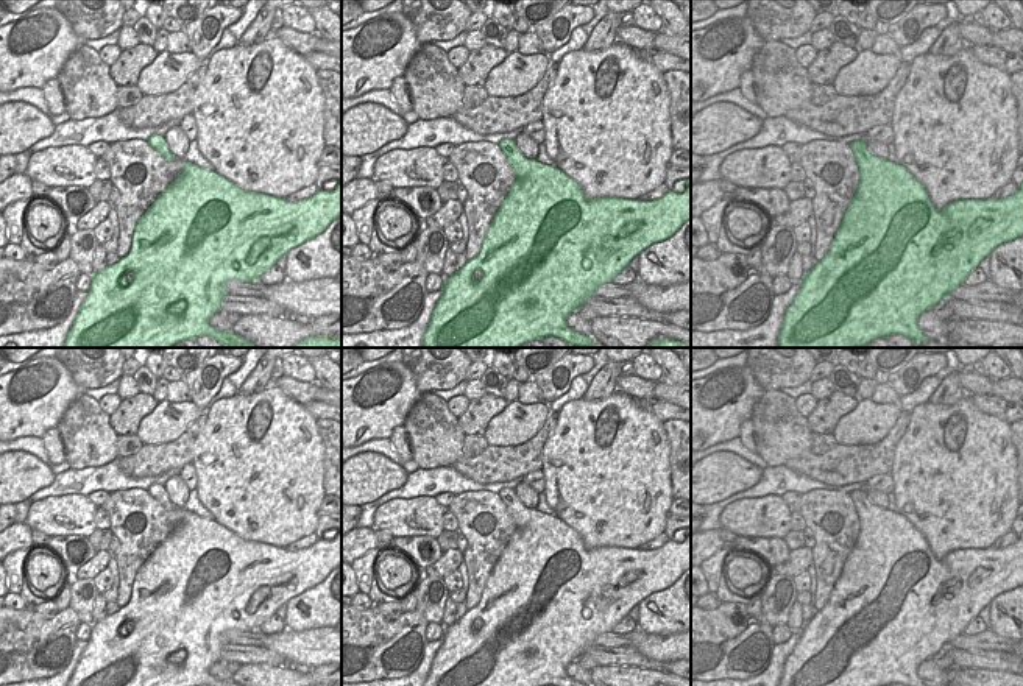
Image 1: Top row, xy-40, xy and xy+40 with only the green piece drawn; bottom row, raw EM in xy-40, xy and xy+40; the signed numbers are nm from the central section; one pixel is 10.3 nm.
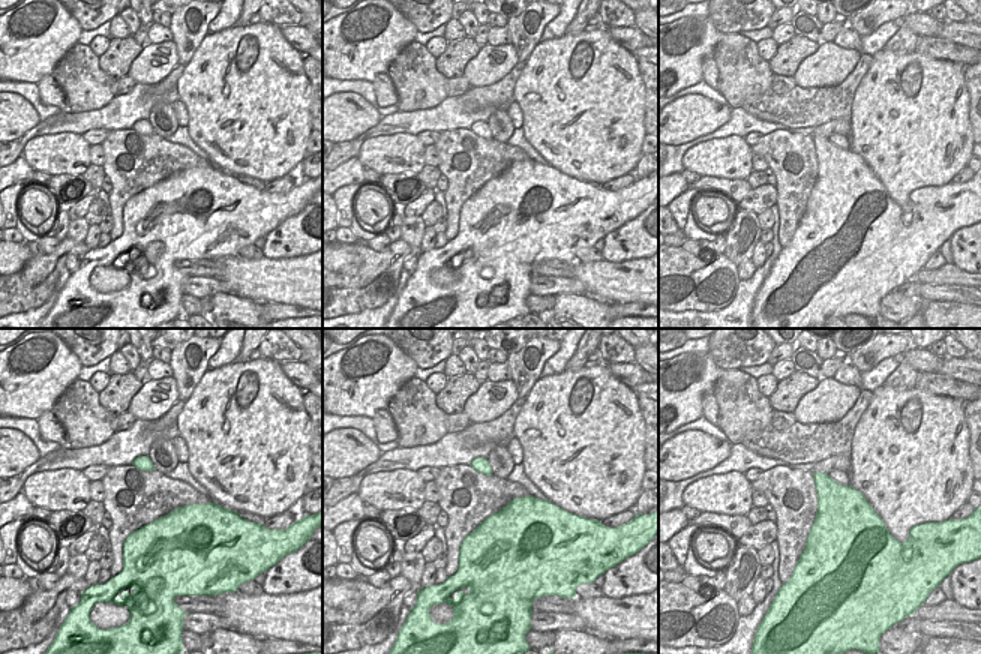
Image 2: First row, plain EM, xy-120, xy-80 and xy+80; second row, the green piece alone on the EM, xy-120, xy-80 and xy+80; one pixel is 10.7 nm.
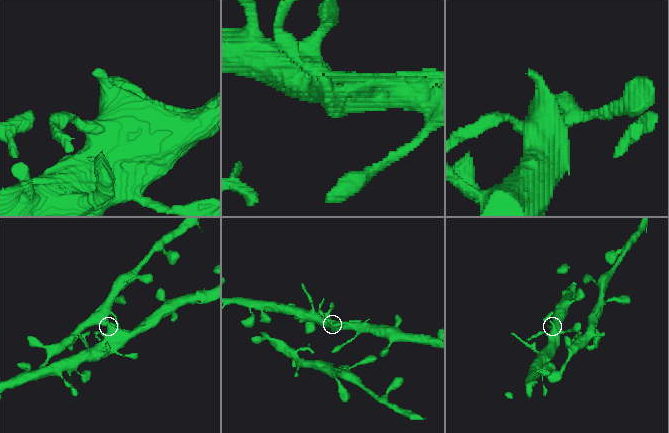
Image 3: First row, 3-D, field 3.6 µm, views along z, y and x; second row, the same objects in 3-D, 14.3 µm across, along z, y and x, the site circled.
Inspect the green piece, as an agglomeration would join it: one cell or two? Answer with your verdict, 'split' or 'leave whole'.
leave whole

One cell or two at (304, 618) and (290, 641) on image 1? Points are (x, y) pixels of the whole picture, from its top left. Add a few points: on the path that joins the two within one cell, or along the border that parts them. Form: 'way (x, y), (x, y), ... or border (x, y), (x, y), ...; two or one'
border (325, 625), (303, 630), (287, 629); two

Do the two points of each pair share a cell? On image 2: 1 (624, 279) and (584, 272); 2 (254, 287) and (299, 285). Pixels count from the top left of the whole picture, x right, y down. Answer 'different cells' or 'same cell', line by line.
1: same cell
2: same cell

